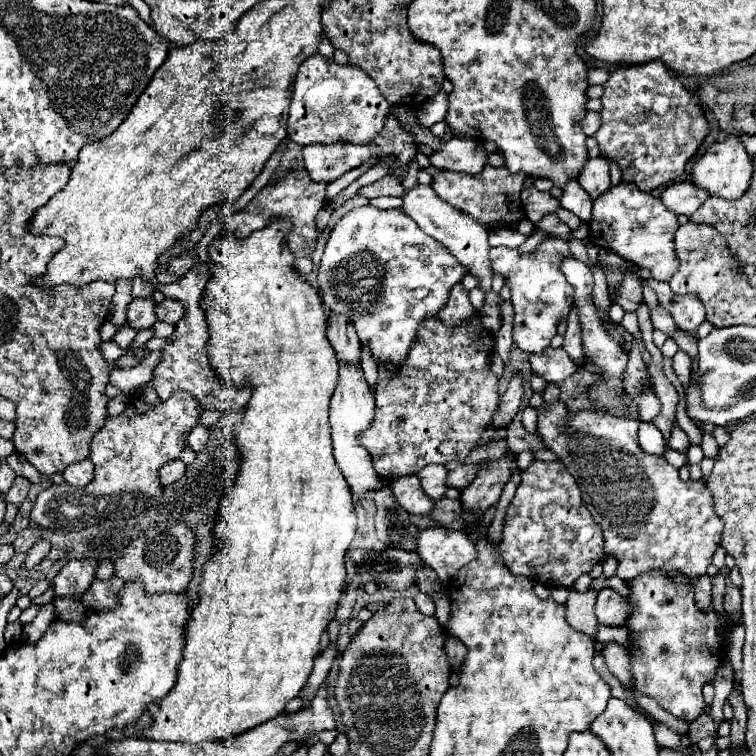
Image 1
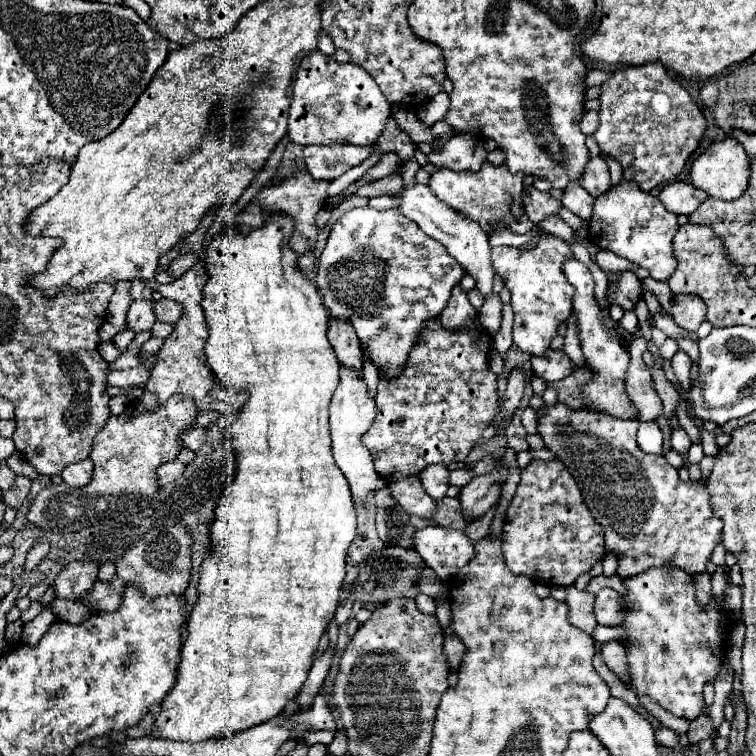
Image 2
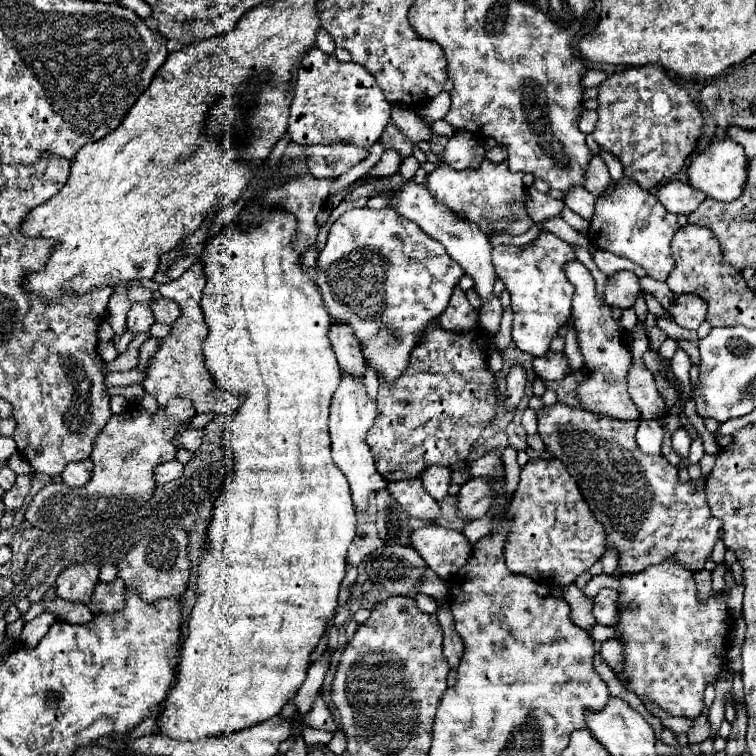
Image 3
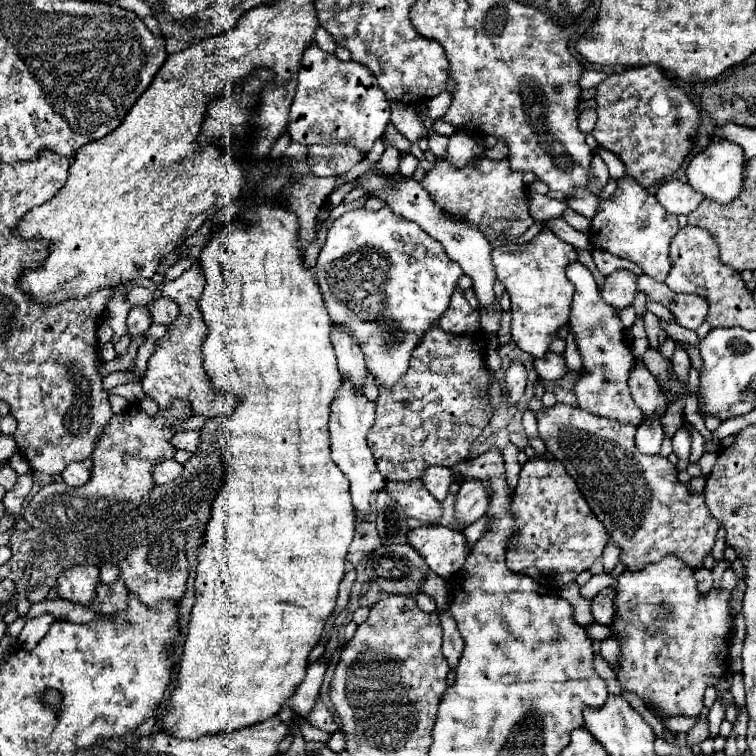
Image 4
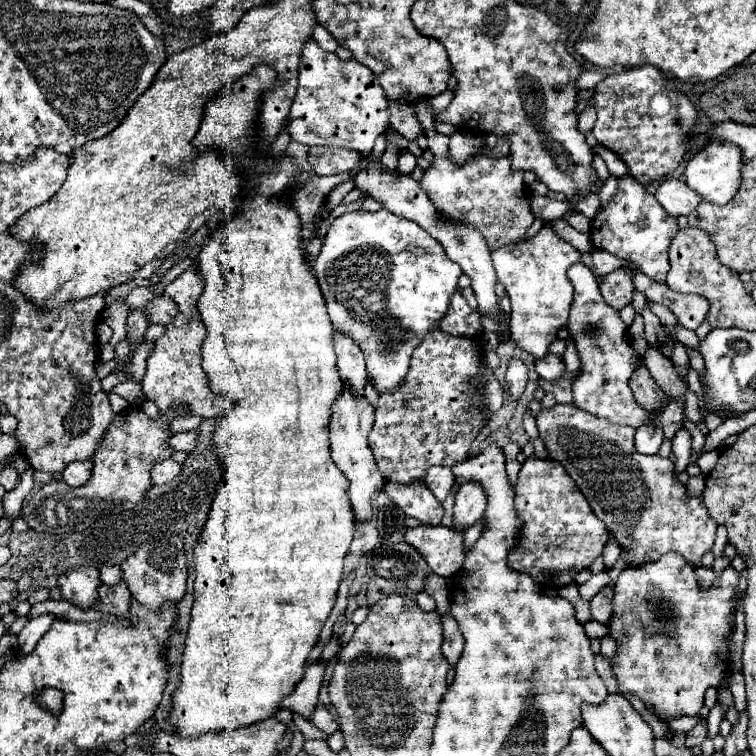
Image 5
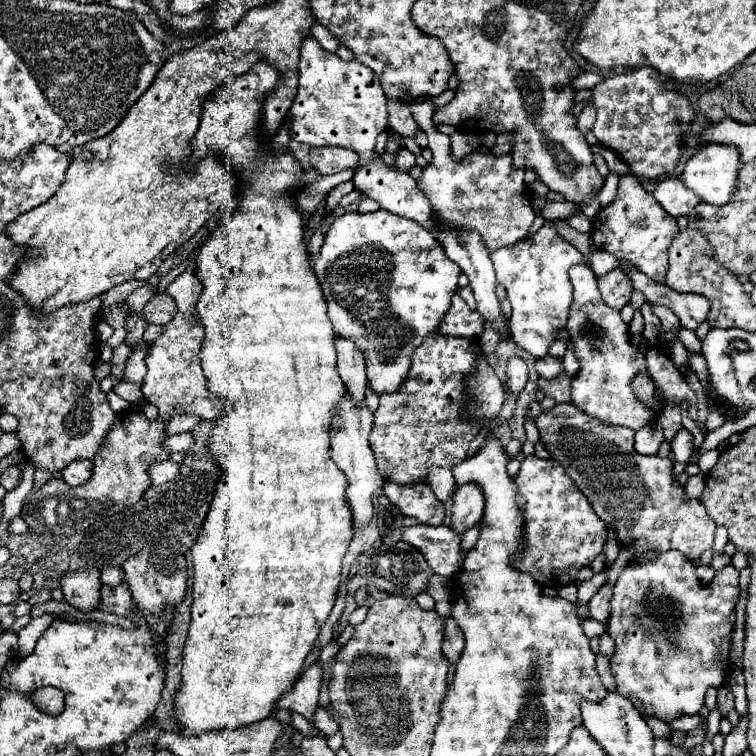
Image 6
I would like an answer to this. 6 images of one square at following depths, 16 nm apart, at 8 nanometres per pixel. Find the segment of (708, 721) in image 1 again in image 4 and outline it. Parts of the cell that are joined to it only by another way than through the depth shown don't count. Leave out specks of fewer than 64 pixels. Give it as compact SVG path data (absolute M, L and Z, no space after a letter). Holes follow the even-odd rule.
M698 716L694 728L688 732L688 746L700 744L704 738L710 736L710 728L708 728L708 718L706 716Z

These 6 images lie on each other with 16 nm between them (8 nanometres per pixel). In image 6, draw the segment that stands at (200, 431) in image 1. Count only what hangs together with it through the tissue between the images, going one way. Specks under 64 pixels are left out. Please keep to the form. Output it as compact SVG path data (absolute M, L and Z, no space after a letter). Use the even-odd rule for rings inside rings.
M184 432L184 434L174 434L168 438L168 448L172 448L172 452L186 452L194 446L194 438L192 434Z

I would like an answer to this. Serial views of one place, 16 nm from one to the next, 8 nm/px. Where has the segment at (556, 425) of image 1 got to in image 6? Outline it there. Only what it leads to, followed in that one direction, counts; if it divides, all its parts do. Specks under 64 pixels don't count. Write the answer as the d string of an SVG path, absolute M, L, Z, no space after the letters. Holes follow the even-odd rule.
M556 404L552 410L542 410L536 416L536 426L540 430L542 442L560 442L560 458L562 462L568 462L570 458L570 476L588 498L596 516L606 522L606 528L612 528L616 532L616 540L622 546L632 548L632 556L628 558L628 562L638 562L646 552L658 556L668 550L678 550L692 564L698 564L702 552L712 550L716 522L706 514L706 508L700 500L688 500L684 496L682 484L674 480L674 462L670 458L642 456L634 450L632 428L598 420L594 416L588 416L586 412L580 412L580 408L572 404Z

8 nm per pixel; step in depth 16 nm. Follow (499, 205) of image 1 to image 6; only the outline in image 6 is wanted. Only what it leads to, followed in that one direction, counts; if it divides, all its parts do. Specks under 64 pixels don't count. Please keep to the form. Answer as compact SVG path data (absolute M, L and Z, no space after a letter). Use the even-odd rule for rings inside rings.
M434 126L424 128L424 132L428 132L428 148L434 158L424 168L420 186L428 200L432 200L440 222L480 232L490 252L522 240L532 226L534 214L530 206L530 192L524 184L524 170L512 168L512 156L504 154L498 158L476 152L470 156L470 164L468 160L456 162L450 154L450 136L440 134Z

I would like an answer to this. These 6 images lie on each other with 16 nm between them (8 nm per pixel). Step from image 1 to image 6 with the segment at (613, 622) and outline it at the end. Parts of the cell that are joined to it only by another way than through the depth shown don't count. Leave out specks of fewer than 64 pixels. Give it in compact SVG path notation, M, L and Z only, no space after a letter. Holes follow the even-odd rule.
M610 582L610 584L606 584L606 586L602 586L600 588L600 592L590 600L590 616L594 618L594 620L598 620L598 622L602 622L602 624L606 624L608 622L608 618L610 618L610 598L612 598L612 584L614 582Z

